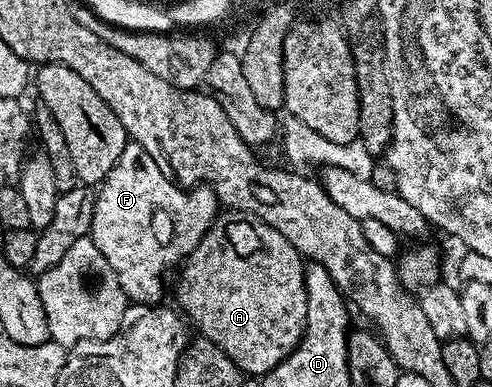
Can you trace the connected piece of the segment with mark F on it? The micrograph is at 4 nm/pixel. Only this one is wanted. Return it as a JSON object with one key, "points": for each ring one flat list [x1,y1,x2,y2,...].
{"points":[[128,141,121,156,117,156,117,164,113,164,109,176,98,187,89,236,93,244,101,248,101,256,109,260,109,268,117,272,121,288,128,299,135,304,155,304,162,299,159,297,163,294,163,277,167,270,173,269,175,265,178,267,195,251,197,244,215,221,220,206,221,203,210,186,184,188,176,184,161,163,153,160,149,152,145,152,145,148]]}

